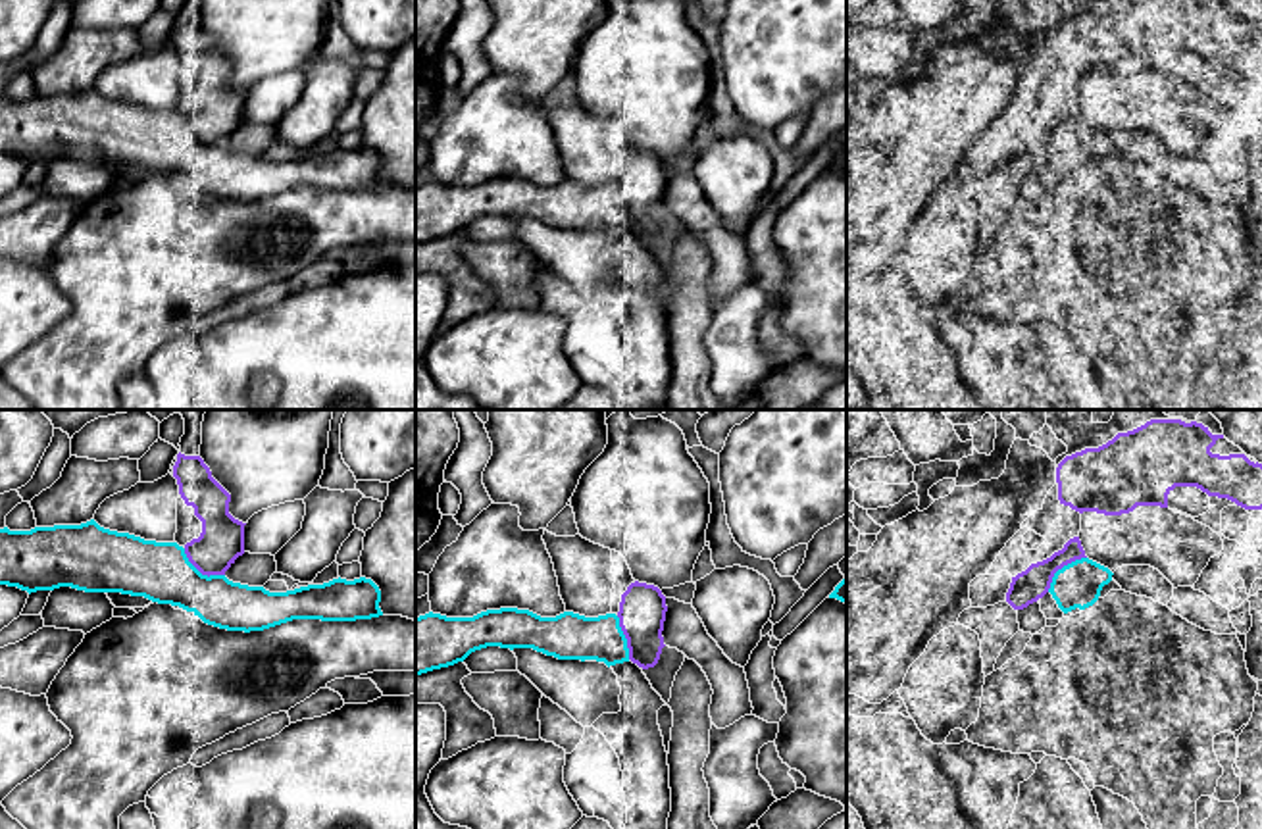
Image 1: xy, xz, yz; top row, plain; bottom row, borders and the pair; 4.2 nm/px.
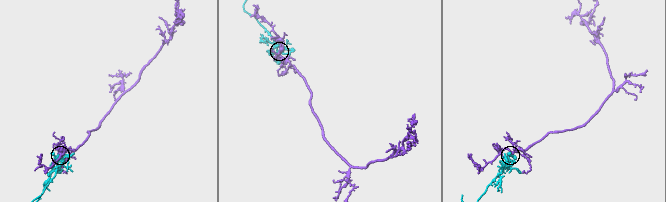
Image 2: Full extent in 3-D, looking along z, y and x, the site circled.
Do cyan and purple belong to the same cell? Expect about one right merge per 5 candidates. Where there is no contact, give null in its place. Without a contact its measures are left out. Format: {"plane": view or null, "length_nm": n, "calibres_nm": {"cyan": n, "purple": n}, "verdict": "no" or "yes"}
{"plane": "yz", "length_nm": 220, "calibres_nm": {"cyan": 190, "purple": 140}, "verdict": "no"}

